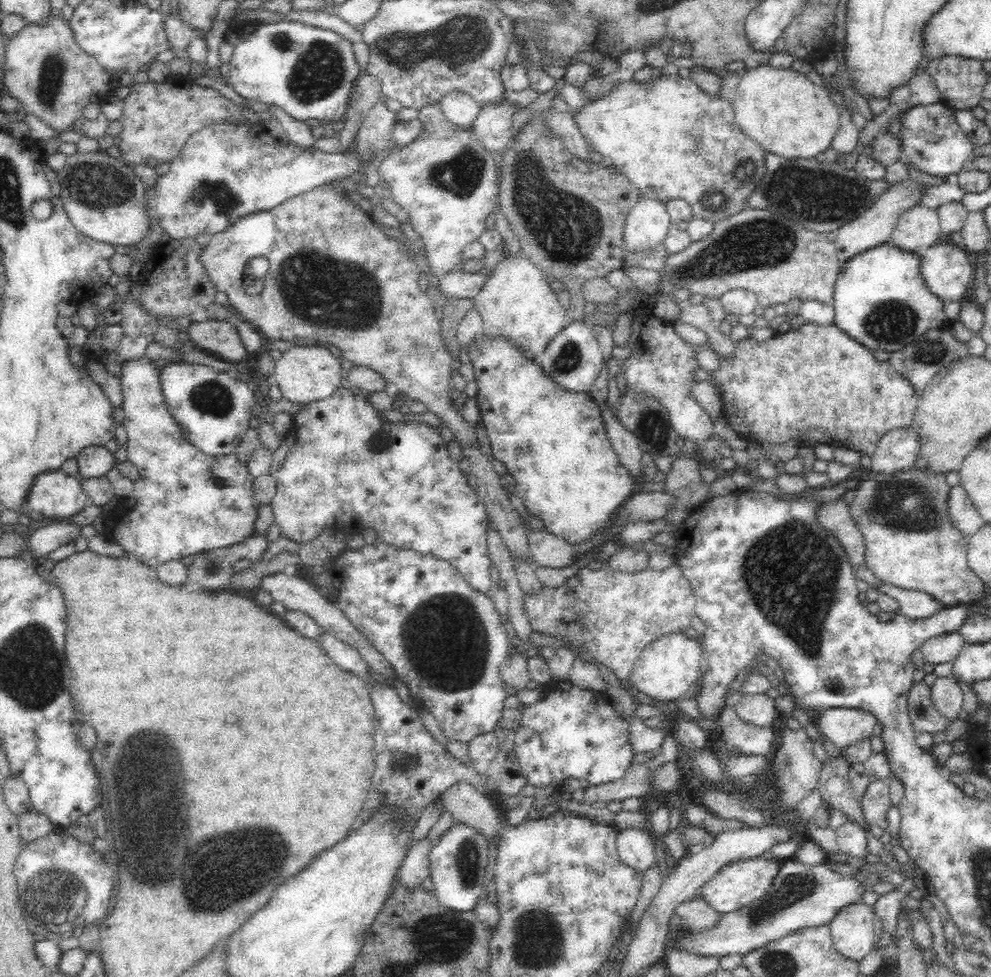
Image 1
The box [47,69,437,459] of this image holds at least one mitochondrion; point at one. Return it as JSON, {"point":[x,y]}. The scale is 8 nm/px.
{"point":[310,286]}

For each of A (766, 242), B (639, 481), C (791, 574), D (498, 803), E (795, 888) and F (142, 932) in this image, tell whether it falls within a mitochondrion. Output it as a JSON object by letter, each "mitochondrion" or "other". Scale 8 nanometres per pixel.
{"A":"mitochondrion","B":"other","C":"mitochondrion","D":"other","E":"mitochondrion","F":"other"}

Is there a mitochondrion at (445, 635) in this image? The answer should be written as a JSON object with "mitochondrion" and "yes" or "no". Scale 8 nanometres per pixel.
{"mitochondrion":"yes"}

